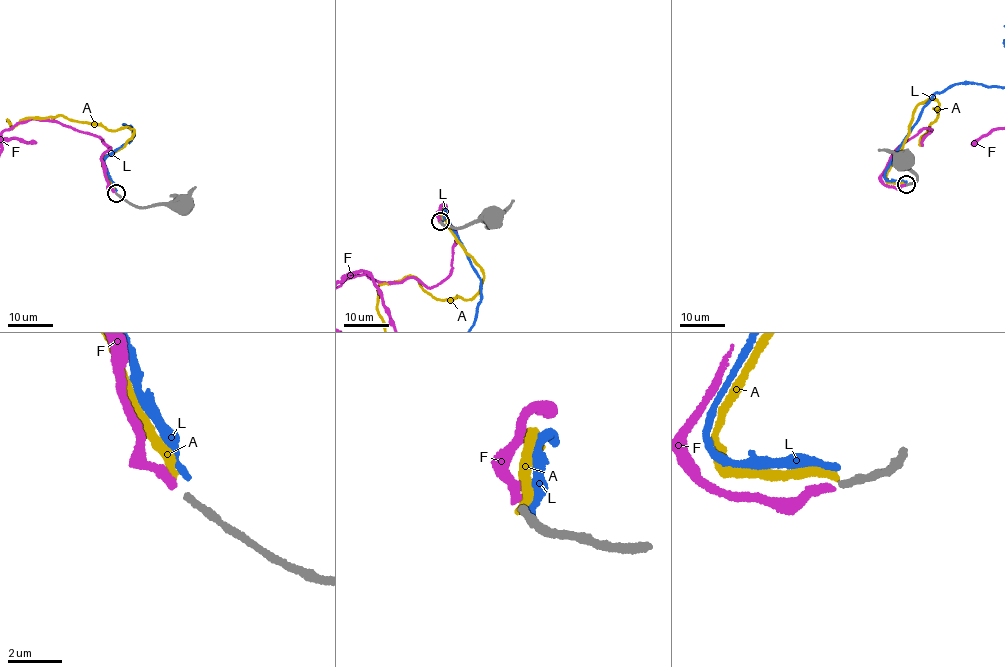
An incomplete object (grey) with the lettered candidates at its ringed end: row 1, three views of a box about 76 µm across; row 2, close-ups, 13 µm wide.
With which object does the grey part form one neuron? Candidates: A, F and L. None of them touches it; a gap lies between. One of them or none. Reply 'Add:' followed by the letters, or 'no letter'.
Add: F

